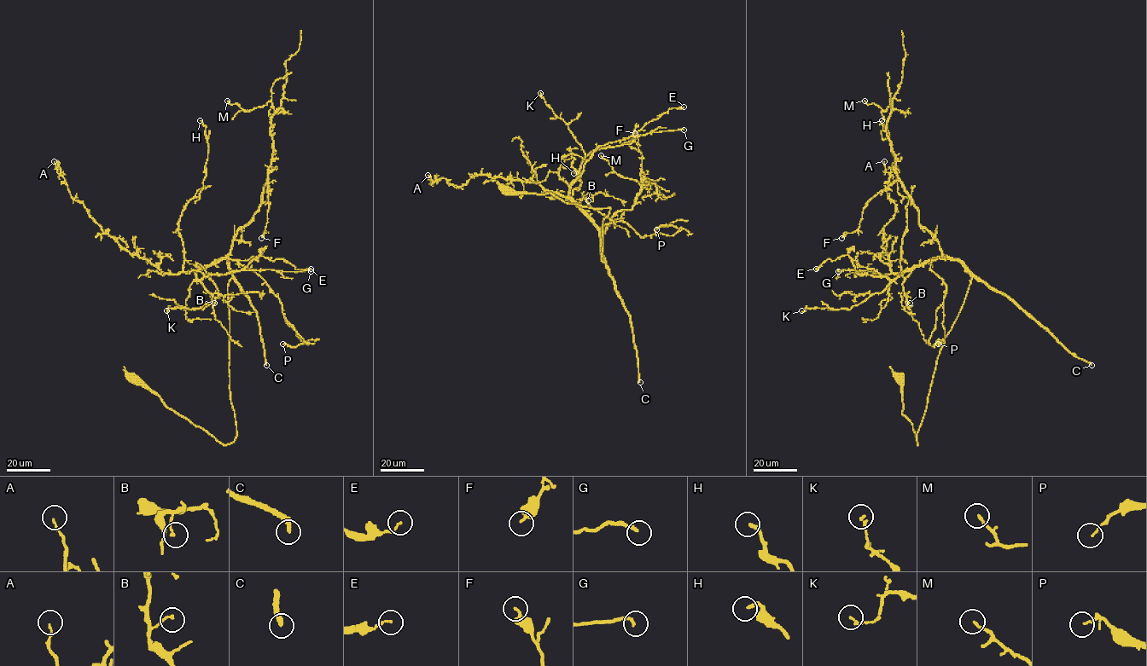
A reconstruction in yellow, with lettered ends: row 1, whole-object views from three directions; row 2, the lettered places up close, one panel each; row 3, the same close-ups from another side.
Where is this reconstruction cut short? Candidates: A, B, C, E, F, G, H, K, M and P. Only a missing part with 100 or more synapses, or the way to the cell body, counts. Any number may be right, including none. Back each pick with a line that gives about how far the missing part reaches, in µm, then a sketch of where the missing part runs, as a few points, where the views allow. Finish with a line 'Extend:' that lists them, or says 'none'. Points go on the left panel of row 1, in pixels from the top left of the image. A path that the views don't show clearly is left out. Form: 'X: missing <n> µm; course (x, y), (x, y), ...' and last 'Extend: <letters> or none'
C: missing 550 µm
Extend: C

